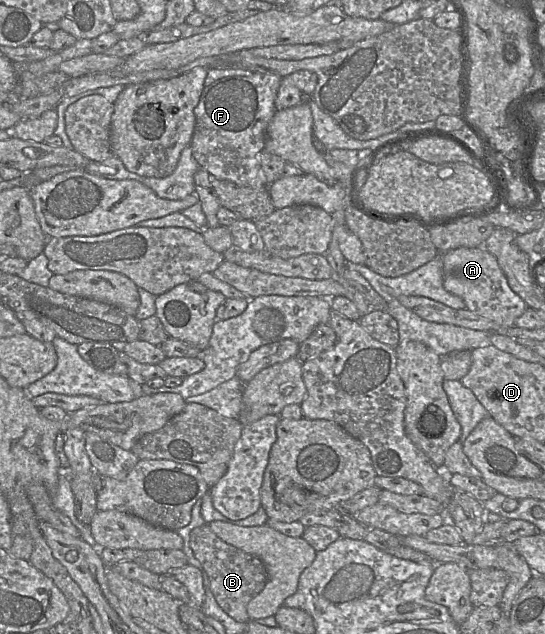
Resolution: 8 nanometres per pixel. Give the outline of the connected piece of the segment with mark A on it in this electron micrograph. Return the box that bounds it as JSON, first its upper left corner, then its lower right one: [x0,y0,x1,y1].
[443,247,528,327]

